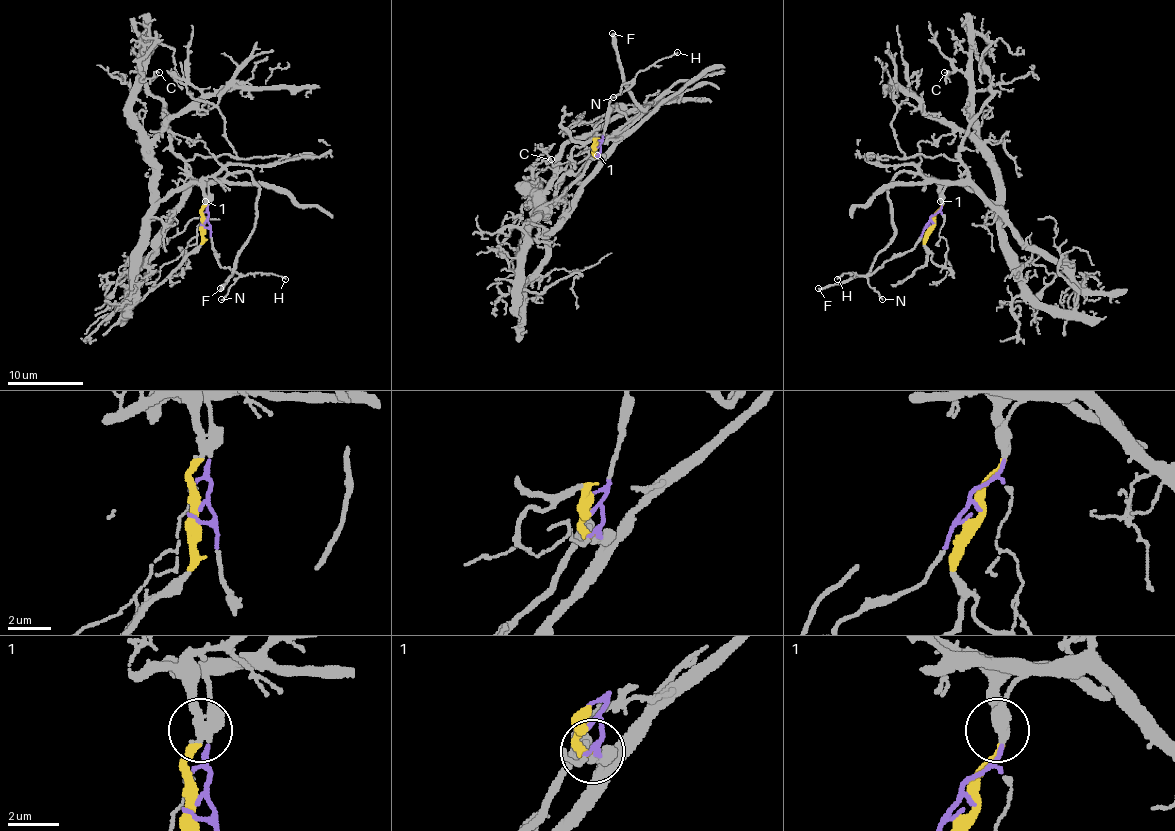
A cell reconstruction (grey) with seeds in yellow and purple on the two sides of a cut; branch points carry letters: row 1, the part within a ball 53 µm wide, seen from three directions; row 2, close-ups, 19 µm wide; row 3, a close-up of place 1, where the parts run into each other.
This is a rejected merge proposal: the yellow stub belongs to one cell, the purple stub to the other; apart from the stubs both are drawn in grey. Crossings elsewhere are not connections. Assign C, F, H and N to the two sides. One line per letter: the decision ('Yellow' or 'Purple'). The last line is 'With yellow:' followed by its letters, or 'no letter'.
C: Yellow
F: Purple
H: Purple
N: Purple
With yellow: C

